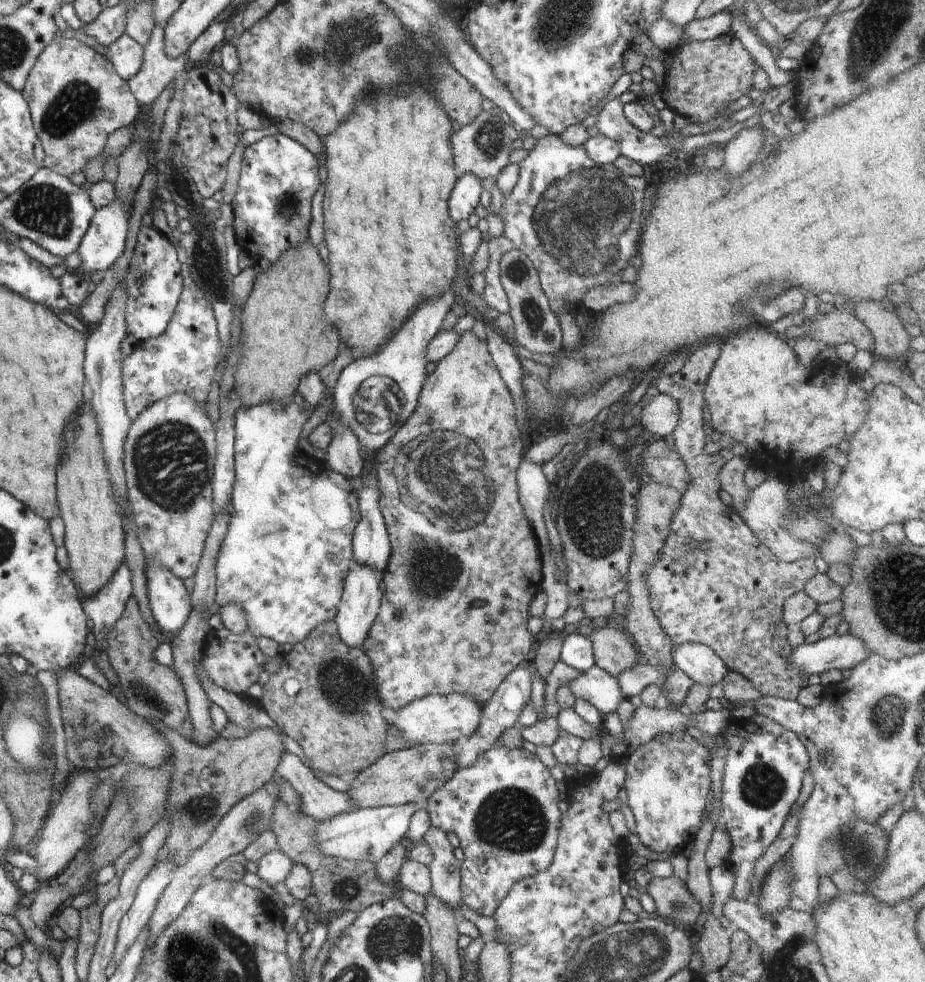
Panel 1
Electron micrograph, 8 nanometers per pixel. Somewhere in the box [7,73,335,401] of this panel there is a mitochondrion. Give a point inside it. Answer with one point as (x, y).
(45, 208)

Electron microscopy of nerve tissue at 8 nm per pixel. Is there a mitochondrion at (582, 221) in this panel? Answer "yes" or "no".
yes

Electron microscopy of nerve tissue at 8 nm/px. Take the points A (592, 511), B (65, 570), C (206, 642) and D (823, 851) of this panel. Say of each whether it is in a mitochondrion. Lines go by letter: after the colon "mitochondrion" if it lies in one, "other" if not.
A: mitochondrion
B: other
C: other
D: mitochondrion

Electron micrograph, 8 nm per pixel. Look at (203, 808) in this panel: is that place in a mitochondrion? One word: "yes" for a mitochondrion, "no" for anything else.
yes

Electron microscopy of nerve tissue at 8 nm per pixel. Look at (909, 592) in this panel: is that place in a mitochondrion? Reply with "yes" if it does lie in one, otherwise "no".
yes

